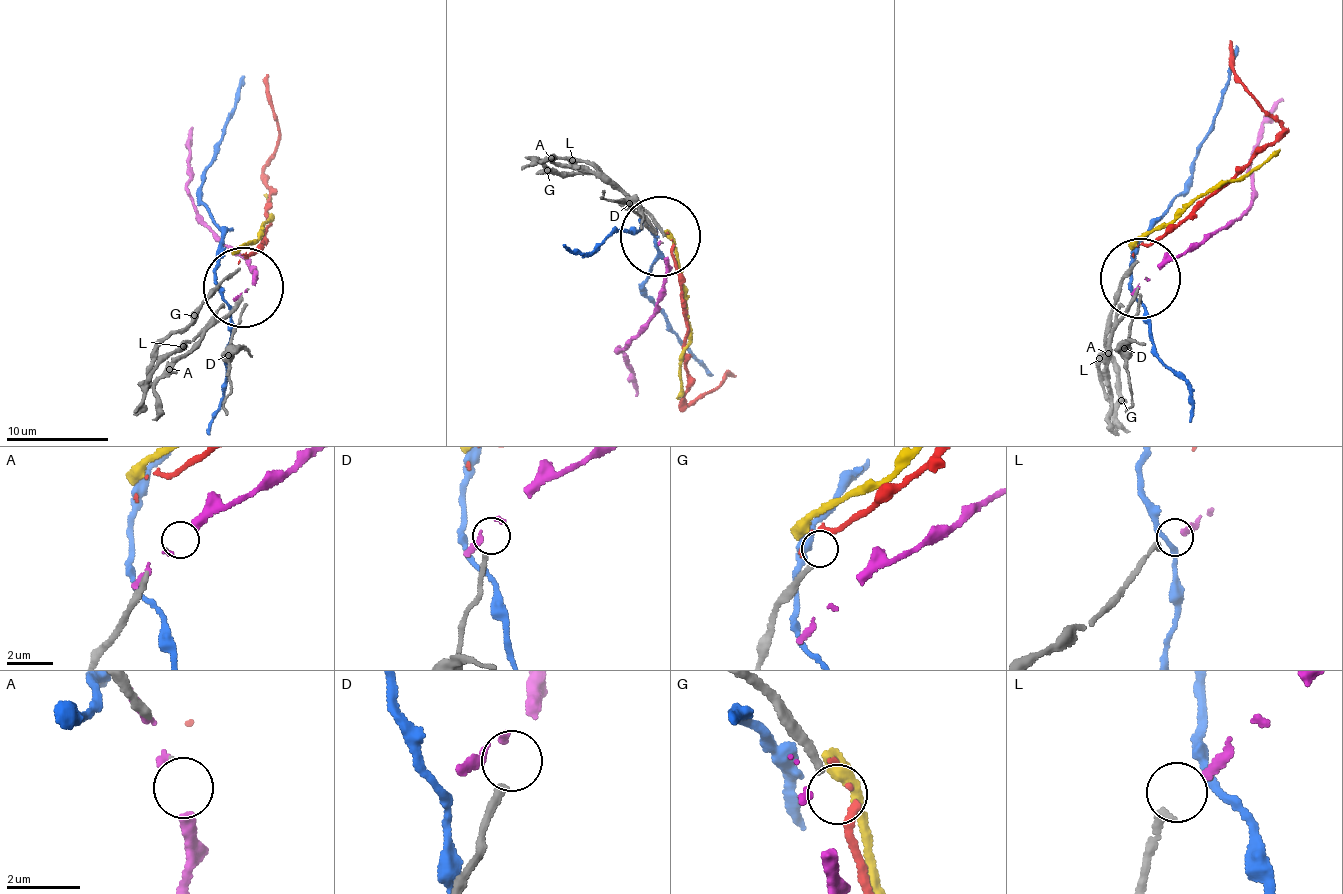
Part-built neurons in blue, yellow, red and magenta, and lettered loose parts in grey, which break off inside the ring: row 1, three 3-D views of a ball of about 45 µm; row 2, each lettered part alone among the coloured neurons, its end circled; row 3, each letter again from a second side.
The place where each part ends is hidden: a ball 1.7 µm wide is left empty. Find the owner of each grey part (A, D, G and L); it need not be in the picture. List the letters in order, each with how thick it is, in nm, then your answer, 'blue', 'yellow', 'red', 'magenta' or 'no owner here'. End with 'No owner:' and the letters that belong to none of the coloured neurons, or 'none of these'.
A: 60 nm thick; no owner here
D: 200 nm thick; no owner here
G: 200 nm thick; no owner here
L: 240 nm thick; no owner here
No owner: A, D, G, L

